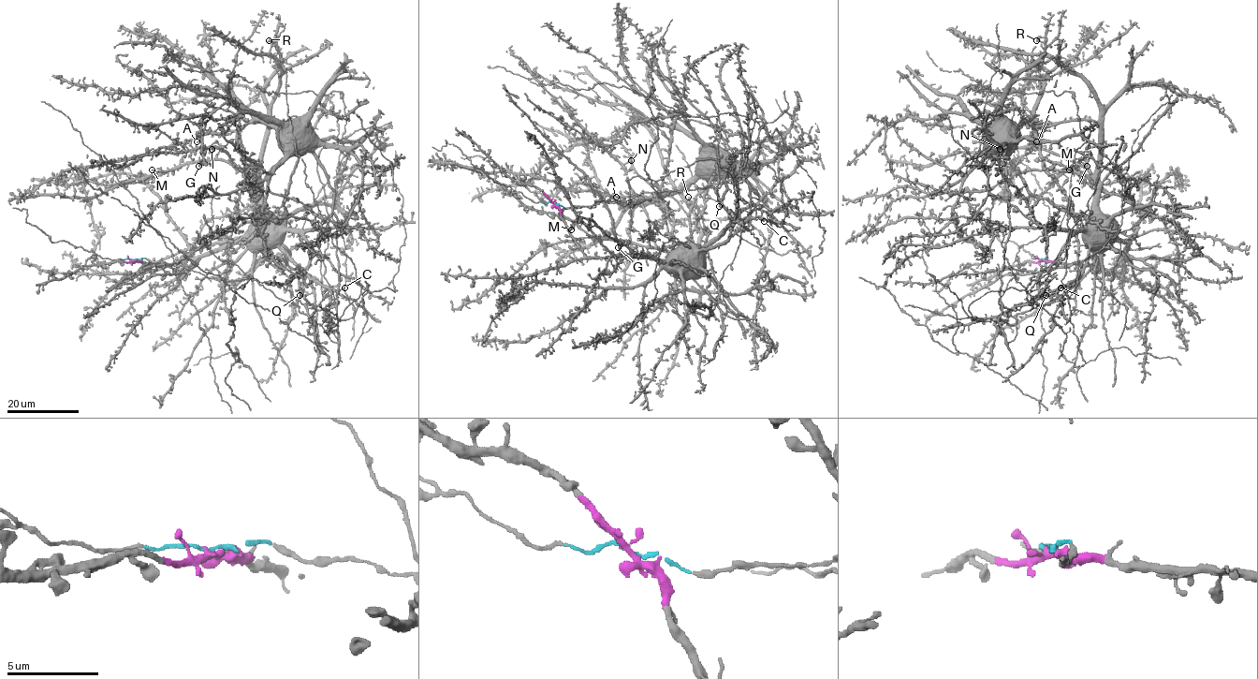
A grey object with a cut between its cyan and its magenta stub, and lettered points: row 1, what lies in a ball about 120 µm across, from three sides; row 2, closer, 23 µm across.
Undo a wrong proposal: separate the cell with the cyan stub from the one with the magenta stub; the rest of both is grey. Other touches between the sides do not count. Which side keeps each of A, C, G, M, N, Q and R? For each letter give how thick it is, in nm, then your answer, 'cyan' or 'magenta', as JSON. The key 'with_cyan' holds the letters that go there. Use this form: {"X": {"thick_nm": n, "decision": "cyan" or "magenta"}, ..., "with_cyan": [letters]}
{"A": {"thick_nm": 160, "decision": "cyan"}, "C": {"thick_nm": 240, "decision": "magenta"}, "G": {"thick_nm": 460, "decision": "magenta"}, "M": {"thick_nm": 280, "decision": "magenta"}, "N": {"thick_nm": 480, "decision": "magenta"}, "Q": {"thick_nm": 440, "decision": "magenta"}, "R": {"thick_nm": 480, "decision": "magenta"}, "with_cyan": ["A"]}

